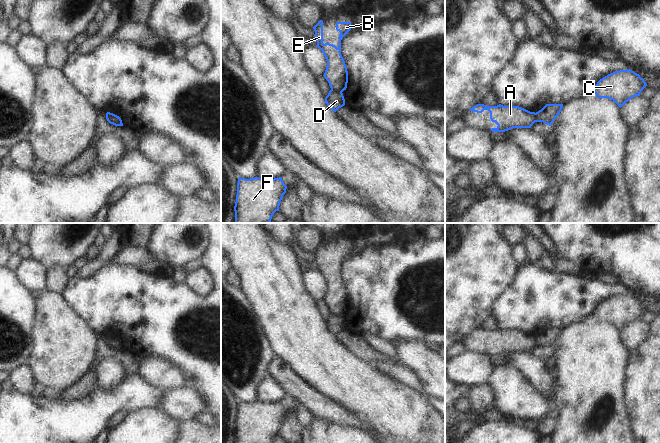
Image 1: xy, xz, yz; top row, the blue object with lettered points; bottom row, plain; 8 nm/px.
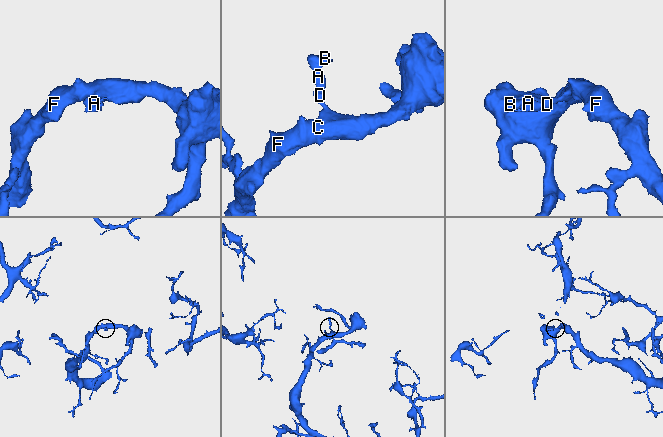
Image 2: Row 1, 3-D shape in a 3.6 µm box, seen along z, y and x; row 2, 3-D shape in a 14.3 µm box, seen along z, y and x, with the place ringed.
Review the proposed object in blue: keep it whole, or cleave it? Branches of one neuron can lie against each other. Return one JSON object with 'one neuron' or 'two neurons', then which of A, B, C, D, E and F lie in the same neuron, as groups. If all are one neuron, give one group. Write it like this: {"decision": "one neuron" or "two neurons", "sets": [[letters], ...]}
{"decision": "two neurons", "sets": [["A", "B", "E"], ["C", "D", "F"]]}

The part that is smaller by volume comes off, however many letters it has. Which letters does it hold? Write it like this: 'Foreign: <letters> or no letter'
Foreign: A, B, E

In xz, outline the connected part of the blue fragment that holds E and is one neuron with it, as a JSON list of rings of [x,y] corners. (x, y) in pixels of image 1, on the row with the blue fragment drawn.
[[[320,20],[313,27],[315,31],[315,39],[317,47],[323,52],[327,67],[324,78],[328,81],[331,90],[343,92],[347,88],[348,71],[345,61],[341,55],[341,40],[351,30],[351,22],[337,22],[336,30],[340,32],[339,46],[336,47],[330,43],[323,43],[323,21]]]

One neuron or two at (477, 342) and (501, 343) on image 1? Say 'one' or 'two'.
one

